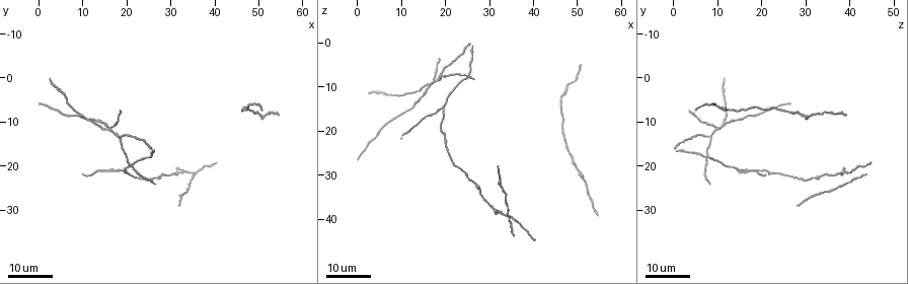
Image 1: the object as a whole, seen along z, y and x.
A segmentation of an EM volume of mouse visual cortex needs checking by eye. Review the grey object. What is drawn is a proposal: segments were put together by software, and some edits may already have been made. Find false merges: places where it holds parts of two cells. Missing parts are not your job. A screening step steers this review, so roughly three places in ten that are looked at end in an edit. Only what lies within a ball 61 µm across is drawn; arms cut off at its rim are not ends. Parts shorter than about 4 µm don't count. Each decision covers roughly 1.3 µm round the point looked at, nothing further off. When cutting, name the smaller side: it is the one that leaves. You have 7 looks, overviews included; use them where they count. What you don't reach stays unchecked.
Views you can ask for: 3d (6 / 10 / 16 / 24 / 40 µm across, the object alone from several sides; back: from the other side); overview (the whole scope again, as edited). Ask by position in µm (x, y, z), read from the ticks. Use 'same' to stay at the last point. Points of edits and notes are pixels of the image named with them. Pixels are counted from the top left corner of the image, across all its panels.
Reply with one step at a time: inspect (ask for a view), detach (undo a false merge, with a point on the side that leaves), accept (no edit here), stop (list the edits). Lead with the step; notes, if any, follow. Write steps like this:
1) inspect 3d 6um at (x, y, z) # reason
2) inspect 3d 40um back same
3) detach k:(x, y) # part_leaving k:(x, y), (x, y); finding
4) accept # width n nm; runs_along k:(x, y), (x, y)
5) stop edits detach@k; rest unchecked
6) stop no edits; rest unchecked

inspect 3d 16um at (15.5, 11.5, 10.0) # four arms meet

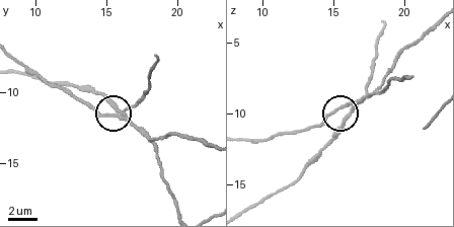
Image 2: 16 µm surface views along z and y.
inspect 3d 6um at (16.0, 11.4, 10.2)

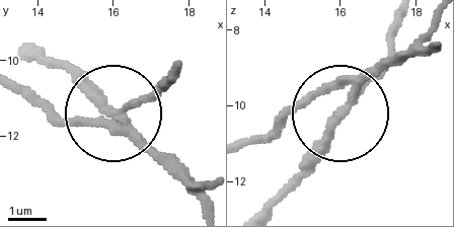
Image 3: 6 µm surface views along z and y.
detach 3:(154, 91) # arms 4; part_leaving 3:(112, 107), (168, 82); two cells meet here

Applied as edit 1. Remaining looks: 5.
inspect overview # see it whole again

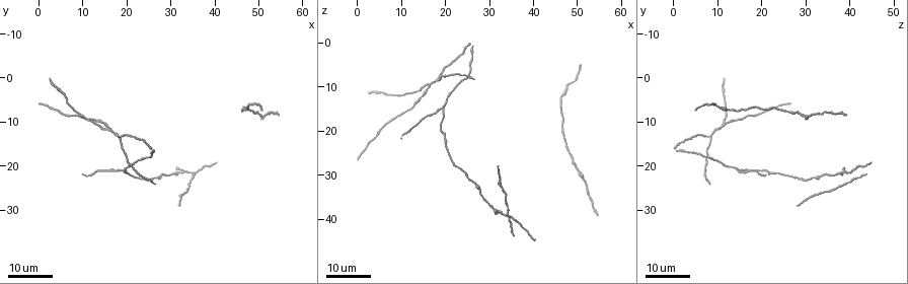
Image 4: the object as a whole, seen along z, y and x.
inspect 3d 24um at (19.5, 21.0, 20.5) # thick turns thin

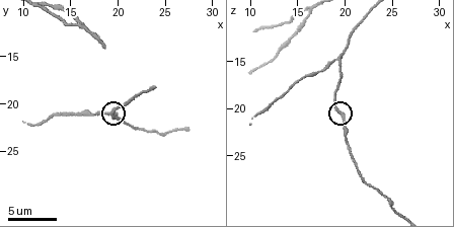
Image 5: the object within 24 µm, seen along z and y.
inspect 3d 6um same # closer look

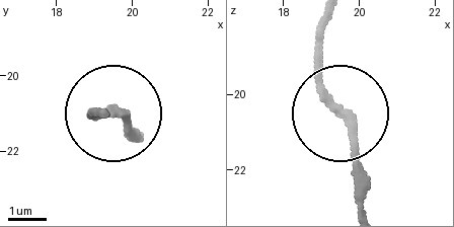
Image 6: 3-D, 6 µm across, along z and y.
accept # width 190 nm; continuous, no second cell

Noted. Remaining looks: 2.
inspect 3d 10um at (19.2, 21.2, 15.0) # a fork

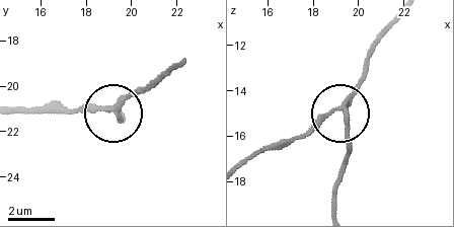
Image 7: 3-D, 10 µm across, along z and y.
inspect 3d 6um at (19.2, 21.0, 14.7)

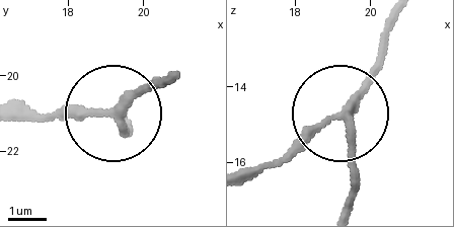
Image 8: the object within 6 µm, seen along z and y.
accept # width 240 nm; runs_along 8:(345, 206), (355, 129), (345, 116), (316, 125), (248, 176); one cell here

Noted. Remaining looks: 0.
stop edits detach@3; rest unchecked

